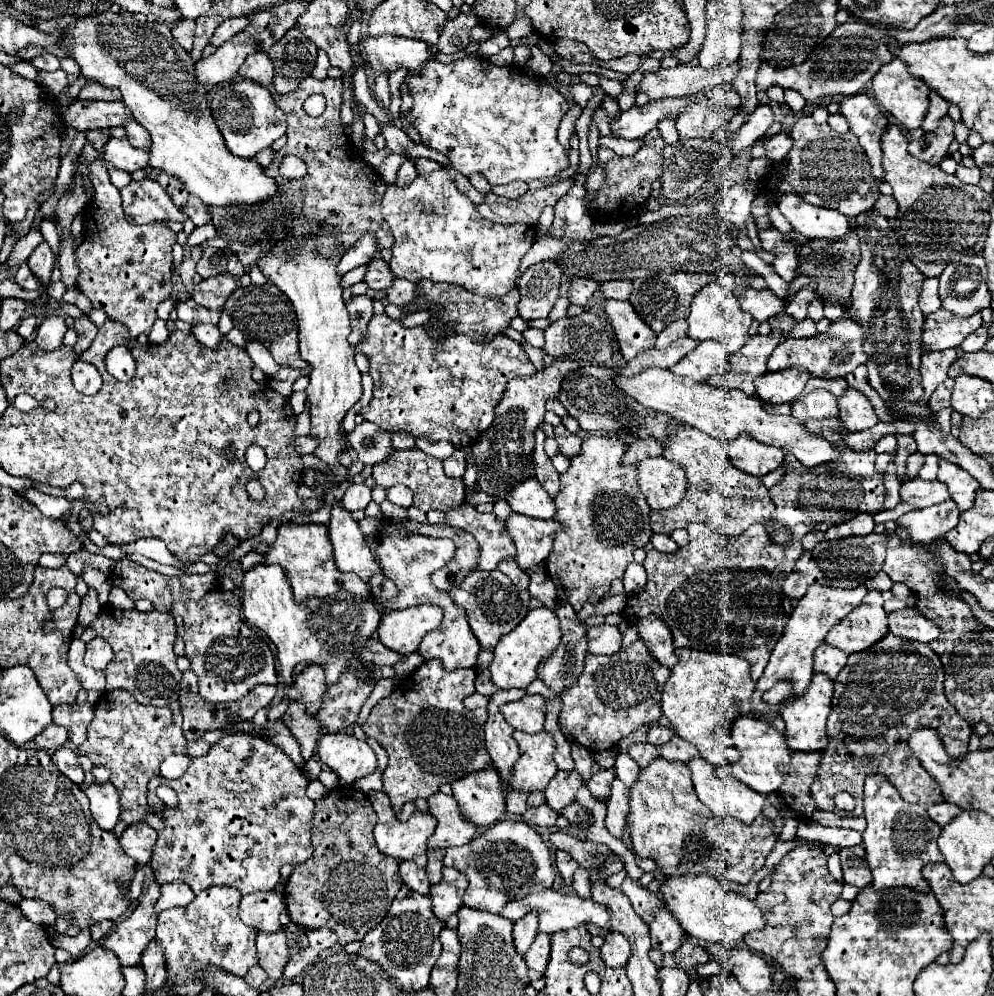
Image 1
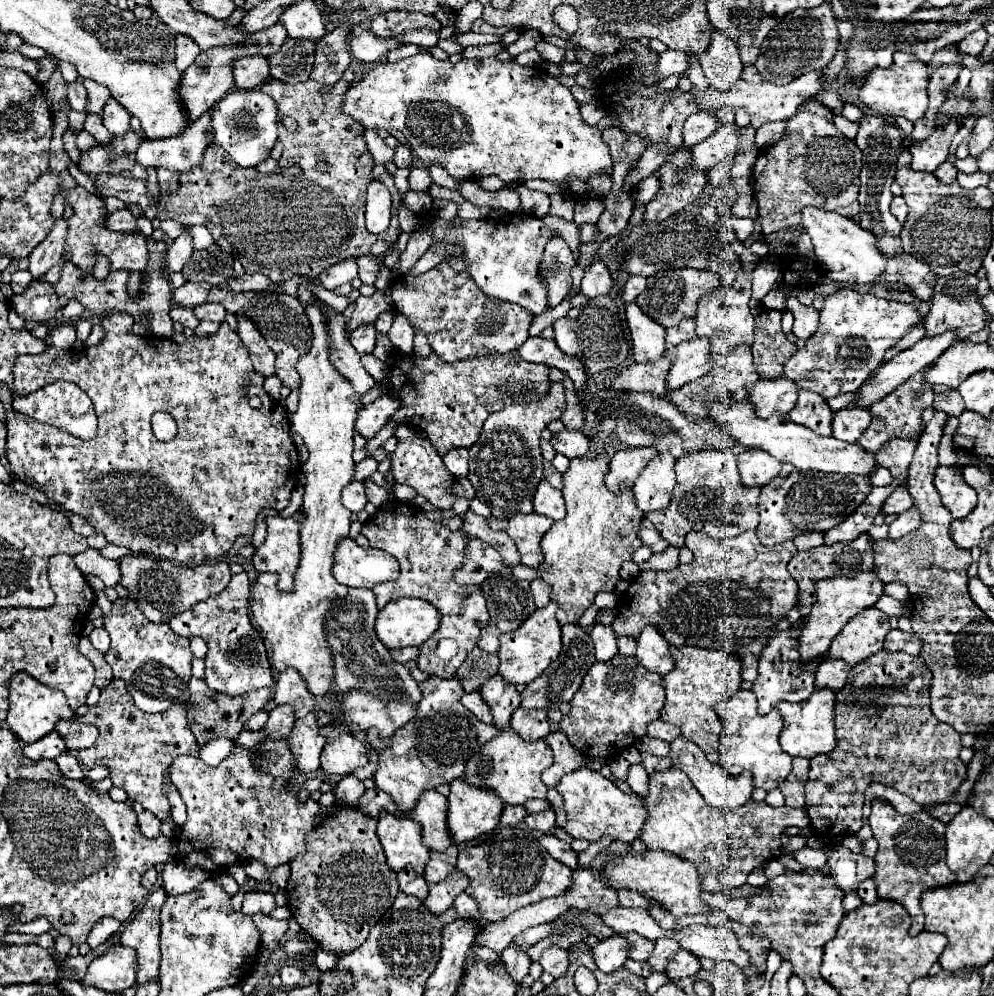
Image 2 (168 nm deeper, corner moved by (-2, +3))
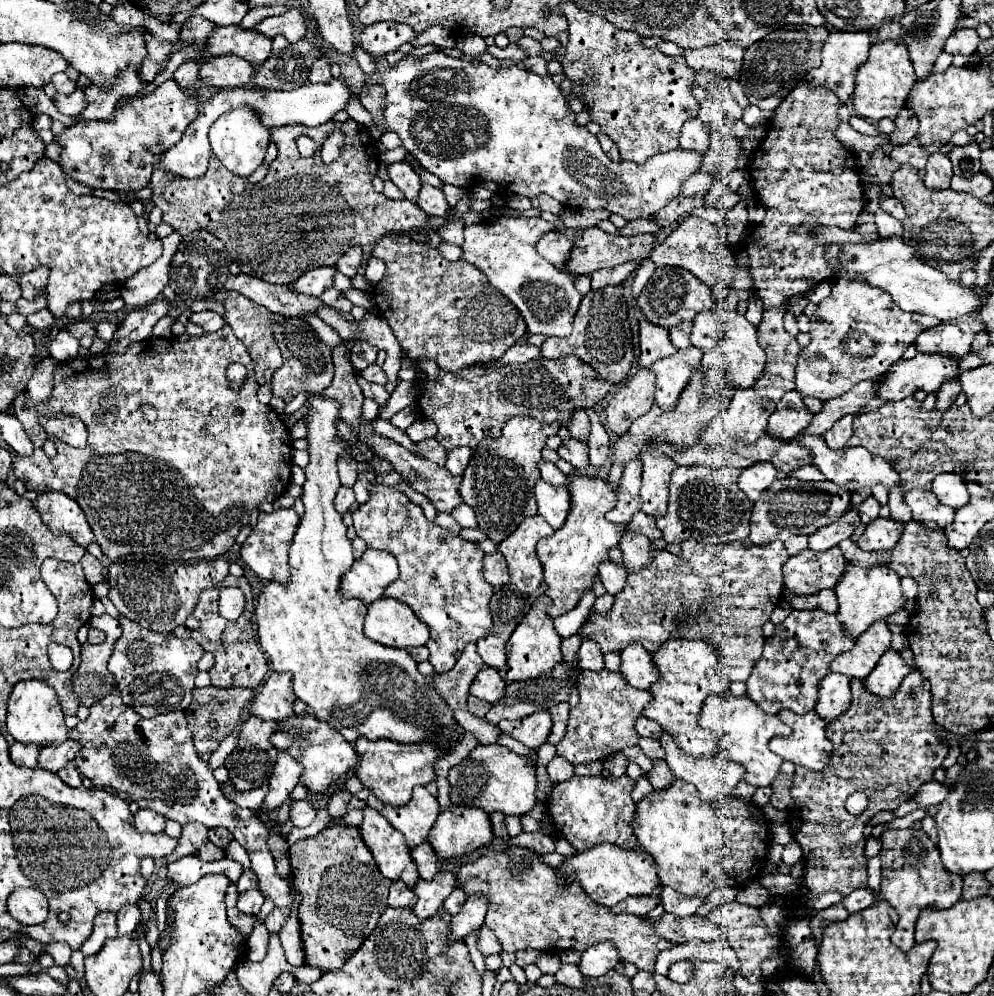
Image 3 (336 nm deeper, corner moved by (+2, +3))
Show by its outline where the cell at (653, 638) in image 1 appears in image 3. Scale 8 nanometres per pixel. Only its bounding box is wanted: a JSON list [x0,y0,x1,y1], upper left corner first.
[621,644,659,690]

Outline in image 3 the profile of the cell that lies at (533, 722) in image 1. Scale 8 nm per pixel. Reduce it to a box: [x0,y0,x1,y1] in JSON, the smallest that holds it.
[499,710,553,750]

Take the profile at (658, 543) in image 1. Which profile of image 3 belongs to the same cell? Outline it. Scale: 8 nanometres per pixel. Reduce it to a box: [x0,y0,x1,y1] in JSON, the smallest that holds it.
[631,512,661,540]

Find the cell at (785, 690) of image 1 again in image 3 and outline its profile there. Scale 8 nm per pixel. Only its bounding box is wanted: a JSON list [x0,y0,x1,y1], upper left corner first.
[747,610,855,714]

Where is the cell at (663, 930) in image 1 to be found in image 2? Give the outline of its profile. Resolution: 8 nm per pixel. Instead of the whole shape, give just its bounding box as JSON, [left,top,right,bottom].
[649,938,679,972]

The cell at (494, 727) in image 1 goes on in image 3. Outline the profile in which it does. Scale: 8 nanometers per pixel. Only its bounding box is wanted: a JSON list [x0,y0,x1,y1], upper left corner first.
[469,666,505,704]

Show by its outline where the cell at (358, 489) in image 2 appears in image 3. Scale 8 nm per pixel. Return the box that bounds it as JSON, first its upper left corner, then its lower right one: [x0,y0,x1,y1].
[335,486,355,514]

